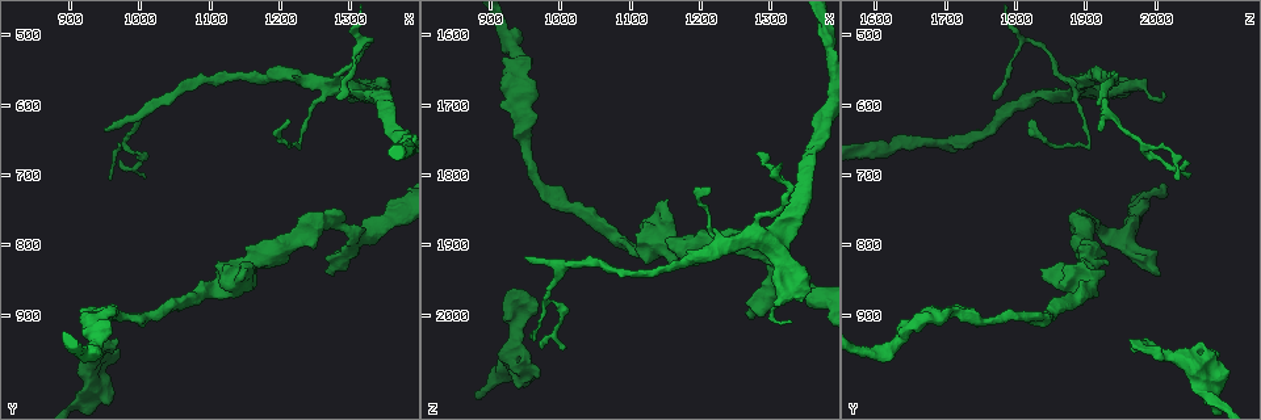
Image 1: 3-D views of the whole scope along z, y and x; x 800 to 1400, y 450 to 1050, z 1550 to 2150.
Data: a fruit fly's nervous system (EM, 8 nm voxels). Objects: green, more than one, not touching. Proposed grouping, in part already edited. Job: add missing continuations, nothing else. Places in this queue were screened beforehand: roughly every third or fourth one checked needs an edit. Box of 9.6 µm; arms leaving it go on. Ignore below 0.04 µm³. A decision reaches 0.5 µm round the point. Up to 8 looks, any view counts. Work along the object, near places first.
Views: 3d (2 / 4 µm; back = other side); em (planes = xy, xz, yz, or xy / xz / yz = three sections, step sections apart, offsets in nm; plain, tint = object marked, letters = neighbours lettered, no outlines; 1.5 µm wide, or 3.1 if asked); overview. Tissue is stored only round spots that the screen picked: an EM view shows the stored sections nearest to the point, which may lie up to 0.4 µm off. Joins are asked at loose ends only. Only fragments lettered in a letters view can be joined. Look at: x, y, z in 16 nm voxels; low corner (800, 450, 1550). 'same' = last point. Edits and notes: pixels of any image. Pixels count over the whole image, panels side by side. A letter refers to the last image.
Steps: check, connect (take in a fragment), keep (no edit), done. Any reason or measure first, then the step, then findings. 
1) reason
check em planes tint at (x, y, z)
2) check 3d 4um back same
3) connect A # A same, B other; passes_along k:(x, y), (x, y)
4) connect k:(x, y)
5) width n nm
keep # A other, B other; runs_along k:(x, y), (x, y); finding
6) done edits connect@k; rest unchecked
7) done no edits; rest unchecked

long arm stops here
check 3d 4um at (1210, 625, 1820)

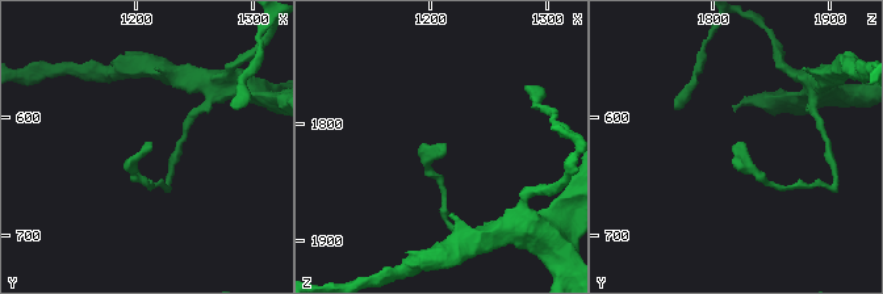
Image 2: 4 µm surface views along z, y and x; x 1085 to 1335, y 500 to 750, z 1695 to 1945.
check em planes letters at (1210, 624, 1816)

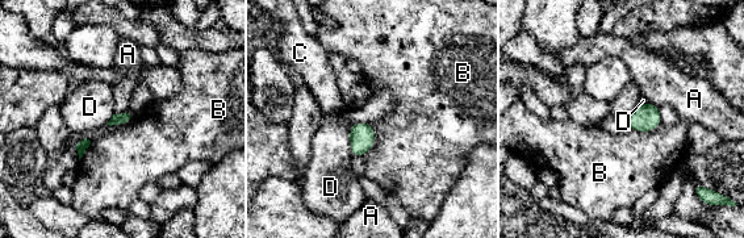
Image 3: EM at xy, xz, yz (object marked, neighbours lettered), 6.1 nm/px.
width 70 nm; longest_contact B 200 nm
keep # A other, B other, C other, D other; no lettered fragment goes on from it

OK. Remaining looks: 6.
an open end
check 3d 2um at (960, 945, 2070)

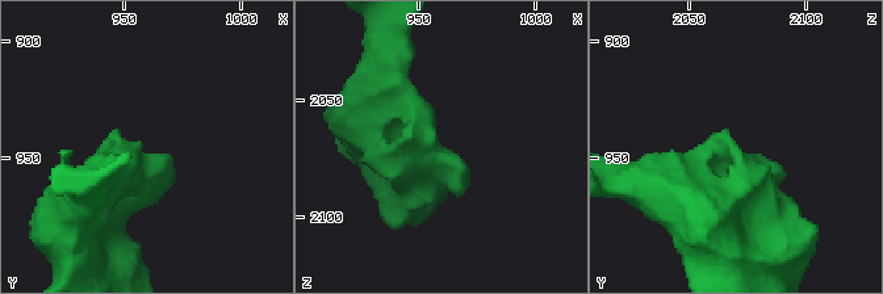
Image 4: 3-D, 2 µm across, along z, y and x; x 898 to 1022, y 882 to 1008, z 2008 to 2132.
shape alone is not enough
check em planes letters at (958, 944, 2068)

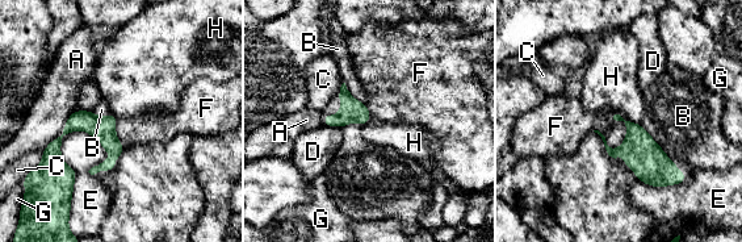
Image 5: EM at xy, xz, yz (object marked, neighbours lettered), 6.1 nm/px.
keep # A other, B other, C other, D other, E other, F other, G other, H other; runs_along 5:(112, 119), (65, 132), (55, 159), (66, 174); no lettered fragment goes on from it

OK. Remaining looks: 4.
an open end
check em planes letters at (1275, 845, 2010)

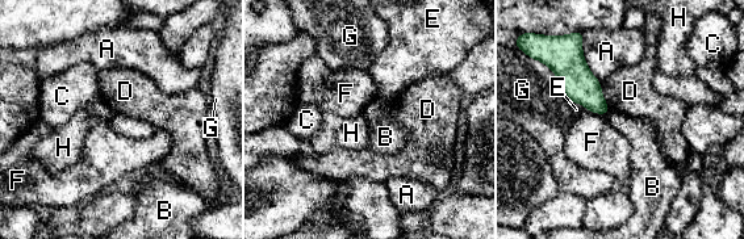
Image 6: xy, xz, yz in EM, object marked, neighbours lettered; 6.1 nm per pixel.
keep # A other, B other, C other, D other, E other, F other, G other, H other; border 6:(611, 110), (605, 114); none of them fits

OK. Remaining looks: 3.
done no edits; rest unchecked

